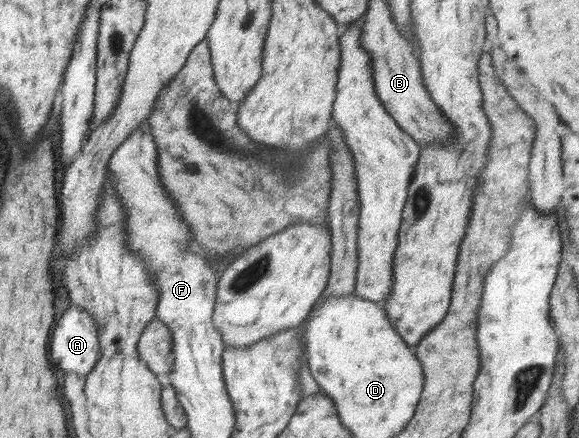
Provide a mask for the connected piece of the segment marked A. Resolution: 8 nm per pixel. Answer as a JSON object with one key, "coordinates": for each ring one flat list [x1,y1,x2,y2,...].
{"coordinates":[[71,306,64,312,57,322,57,327,53,330,52,339,52,362,59,370,65,374,75,374,75,376,87,376,93,371,100,356,100,338,96,330,96,322,78,307]]}

